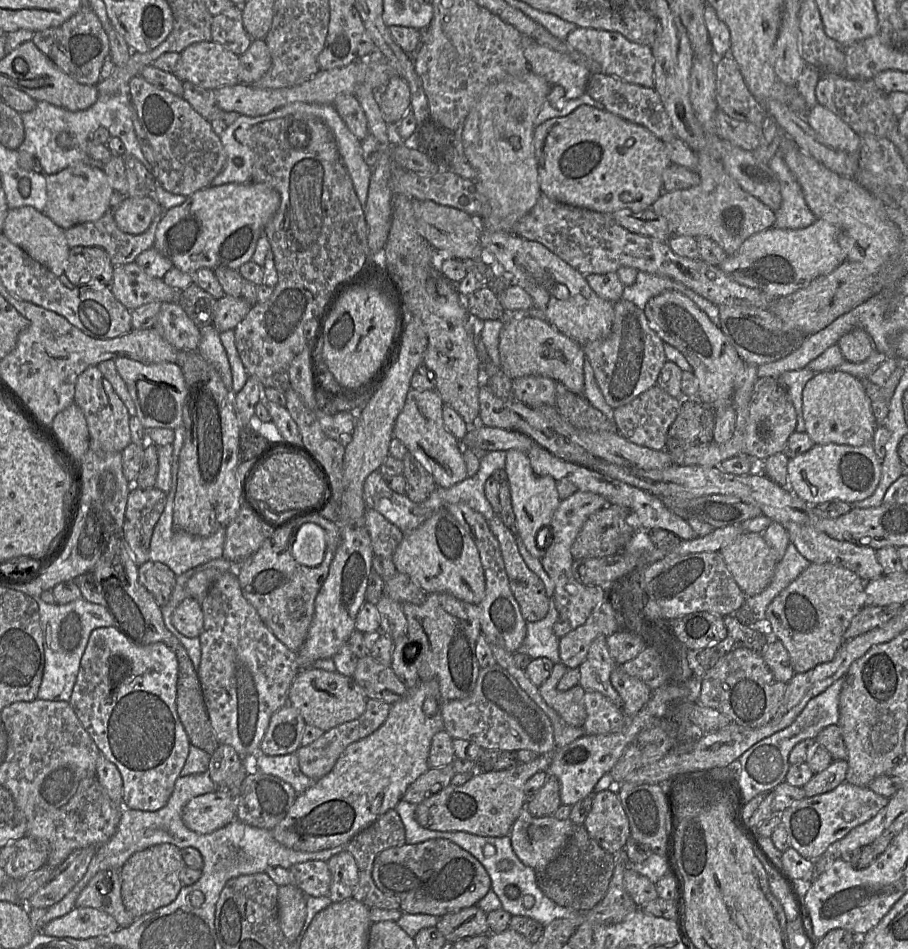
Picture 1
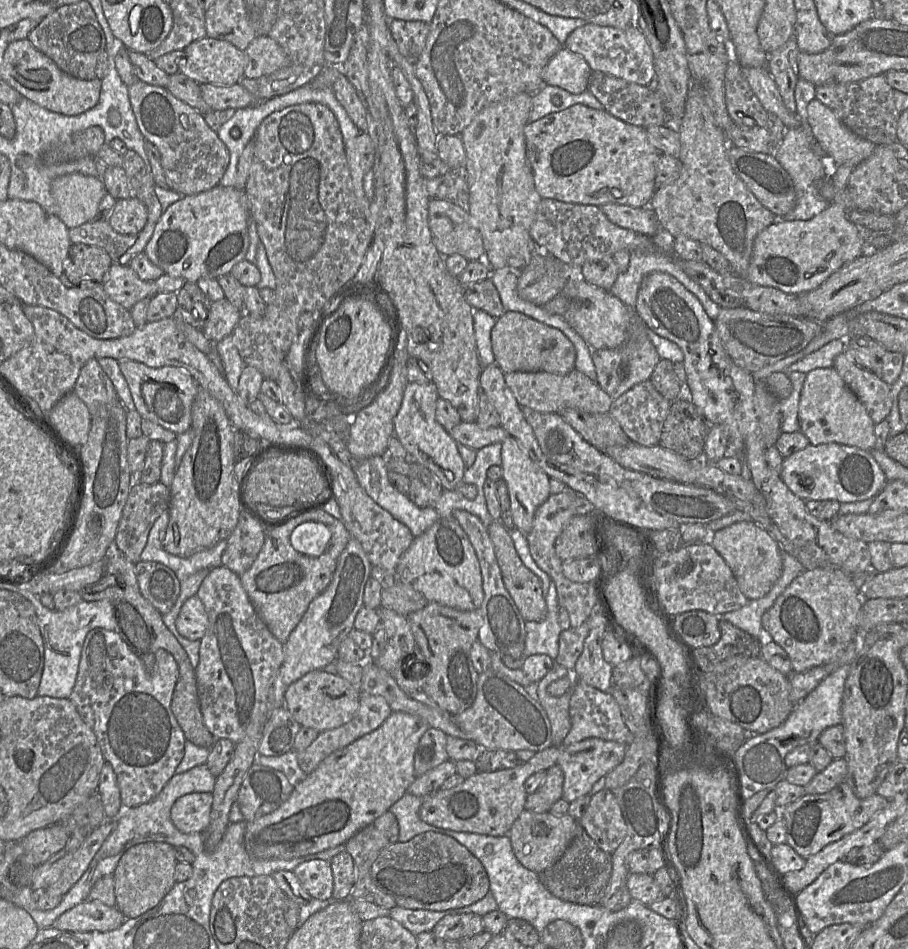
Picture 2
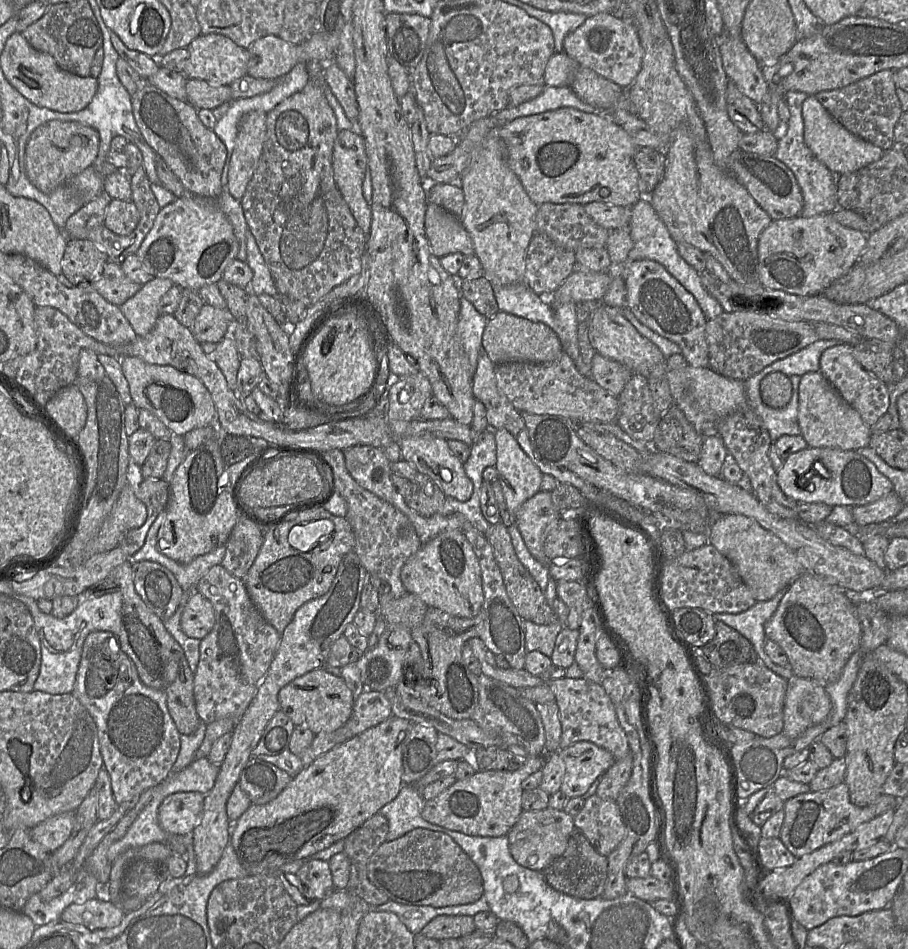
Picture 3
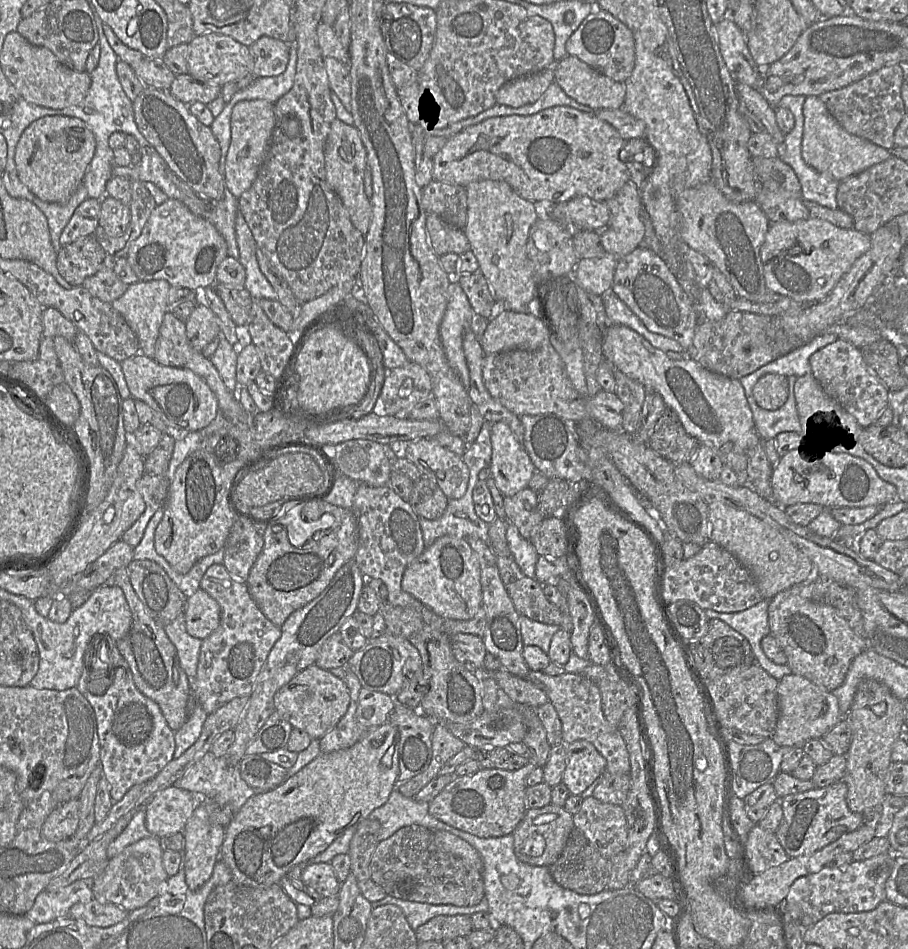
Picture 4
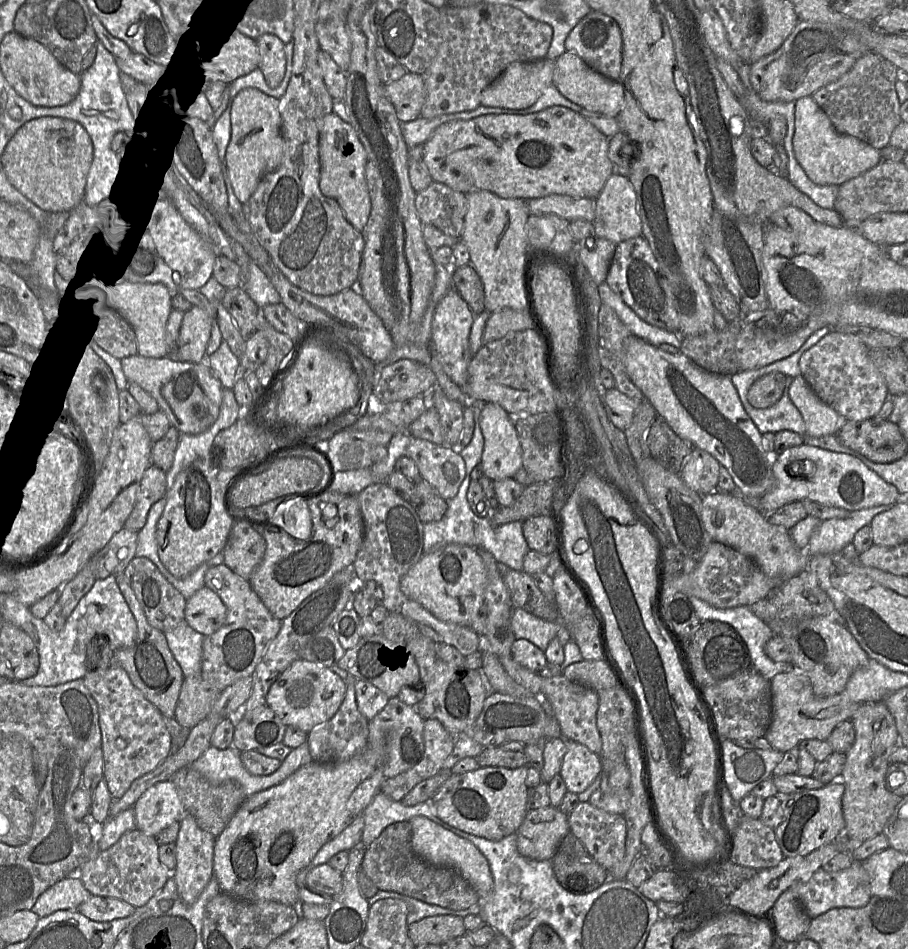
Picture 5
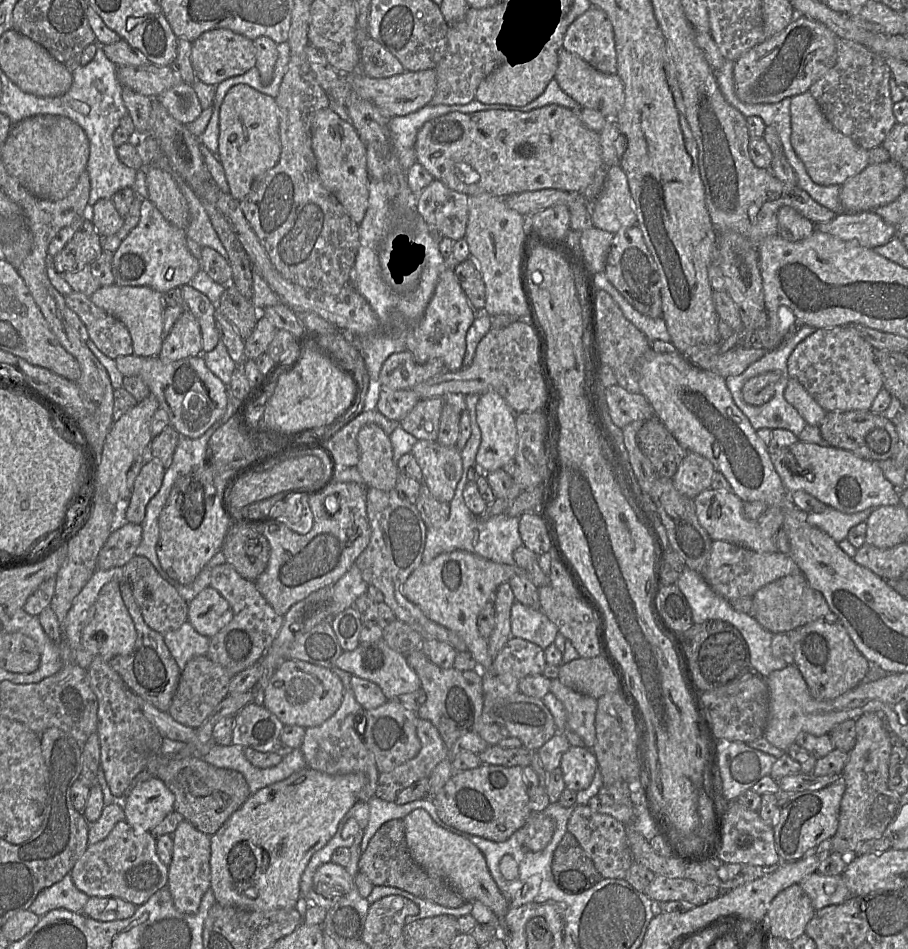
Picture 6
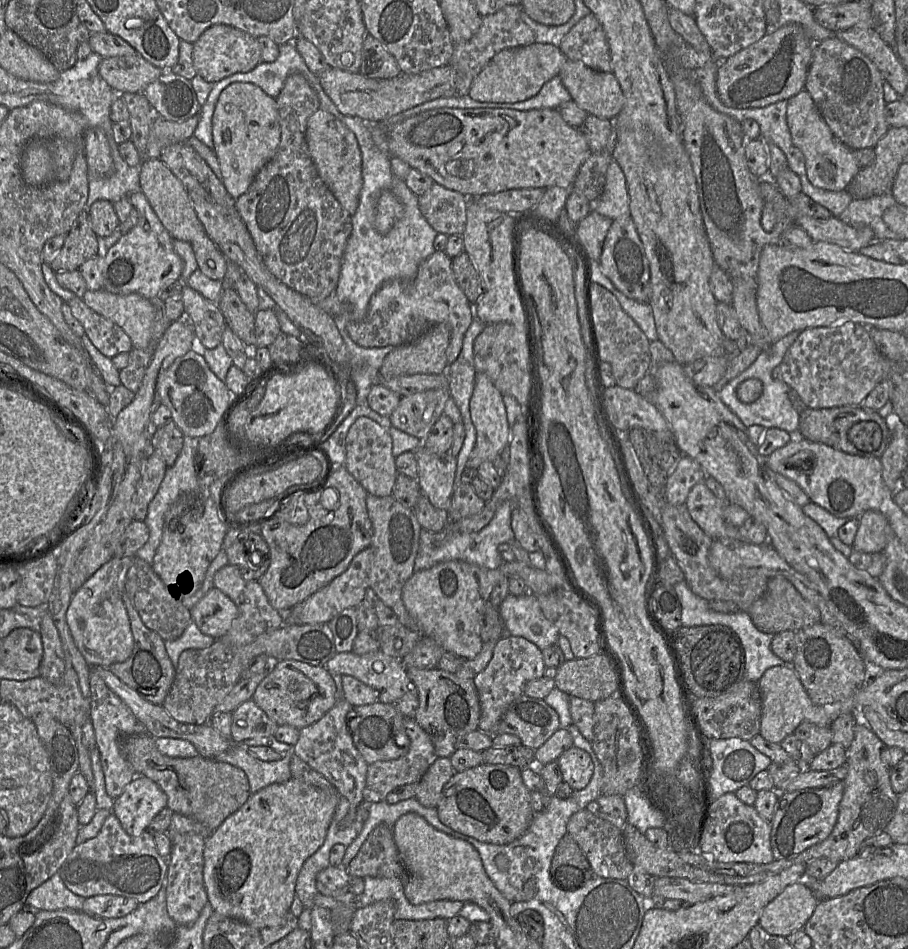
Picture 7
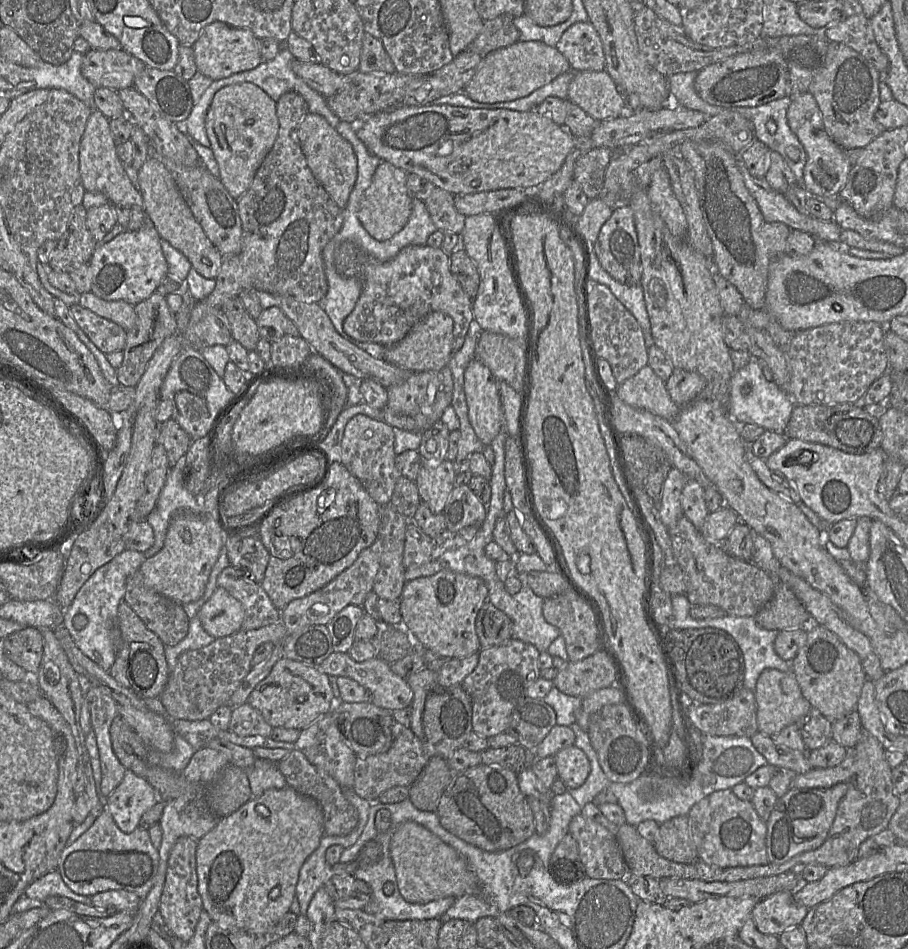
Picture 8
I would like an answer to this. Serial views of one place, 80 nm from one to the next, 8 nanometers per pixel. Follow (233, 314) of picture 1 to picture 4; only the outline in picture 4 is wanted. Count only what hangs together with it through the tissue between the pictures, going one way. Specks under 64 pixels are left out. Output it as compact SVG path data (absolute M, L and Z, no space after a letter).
M198 304L185 322L190 345L202 351L217 336L221 335L219 319L205 305Z

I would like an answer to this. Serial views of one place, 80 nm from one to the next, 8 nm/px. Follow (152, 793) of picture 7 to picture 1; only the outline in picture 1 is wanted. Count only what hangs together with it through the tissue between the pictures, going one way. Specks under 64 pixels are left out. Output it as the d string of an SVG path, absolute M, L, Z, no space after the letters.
M217 789L194 797L182 814L184 824L198 834L208 834L236 819L237 800L228 790Z

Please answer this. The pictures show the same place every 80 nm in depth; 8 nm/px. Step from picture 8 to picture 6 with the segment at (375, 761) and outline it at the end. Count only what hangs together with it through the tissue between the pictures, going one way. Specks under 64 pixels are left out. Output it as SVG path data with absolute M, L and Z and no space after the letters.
M417 719L416 732L421 749L416 757L397 766L391 772L379 773L375 796L395 802L399 792L423 778L428 778L441 761L449 757L437 728L427 720Z

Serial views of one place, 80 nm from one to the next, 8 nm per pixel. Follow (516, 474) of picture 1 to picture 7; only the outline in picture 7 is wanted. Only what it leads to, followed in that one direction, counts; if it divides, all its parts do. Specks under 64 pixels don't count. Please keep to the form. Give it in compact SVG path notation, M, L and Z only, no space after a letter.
M476 372L473 393L469 403L470 417L476 431L475 448L470 454L466 468L478 468L484 461L492 461L507 447L511 429L507 421L506 408L501 392L495 387L491 379Z

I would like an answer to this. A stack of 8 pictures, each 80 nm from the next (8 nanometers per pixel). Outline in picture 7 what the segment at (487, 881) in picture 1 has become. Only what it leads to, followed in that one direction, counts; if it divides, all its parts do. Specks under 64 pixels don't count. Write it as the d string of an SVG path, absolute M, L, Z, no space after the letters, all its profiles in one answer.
M380 824L369 834L346 868L351 877L399 878L404 886L407 872L398 854L393 828Z

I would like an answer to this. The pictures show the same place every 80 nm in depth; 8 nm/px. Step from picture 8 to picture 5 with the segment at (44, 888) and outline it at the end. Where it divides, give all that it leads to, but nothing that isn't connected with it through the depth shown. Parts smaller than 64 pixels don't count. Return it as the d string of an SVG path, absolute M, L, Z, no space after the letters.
M75 873L45 890L31 910L43 918L58 910L77 910L91 896L79 874Z

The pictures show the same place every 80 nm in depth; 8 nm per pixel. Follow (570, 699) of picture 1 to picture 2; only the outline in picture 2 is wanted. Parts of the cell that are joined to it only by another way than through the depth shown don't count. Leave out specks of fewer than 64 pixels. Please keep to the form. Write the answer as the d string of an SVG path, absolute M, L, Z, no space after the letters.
M555 664L553 668L536 684L536 698L544 708L551 724L552 746L561 746L571 729L569 703L571 689L560 697L551 696L547 687L554 681L566 677L569 670Z

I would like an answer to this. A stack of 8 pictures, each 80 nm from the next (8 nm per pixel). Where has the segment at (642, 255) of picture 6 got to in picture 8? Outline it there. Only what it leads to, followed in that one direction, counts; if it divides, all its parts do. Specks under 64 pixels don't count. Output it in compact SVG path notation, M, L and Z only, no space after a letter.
M623 203L614 208L610 218L600 229L593 251L602 267L618 282L625 285L641 285L642 264L634 212L630 205Z

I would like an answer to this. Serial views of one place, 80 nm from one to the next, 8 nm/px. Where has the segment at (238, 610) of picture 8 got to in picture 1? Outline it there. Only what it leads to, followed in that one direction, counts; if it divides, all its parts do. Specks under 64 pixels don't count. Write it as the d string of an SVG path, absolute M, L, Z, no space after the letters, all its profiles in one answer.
M192 597L184 599L172 614L172 624L187 638L199 637L204 627L201 603Z

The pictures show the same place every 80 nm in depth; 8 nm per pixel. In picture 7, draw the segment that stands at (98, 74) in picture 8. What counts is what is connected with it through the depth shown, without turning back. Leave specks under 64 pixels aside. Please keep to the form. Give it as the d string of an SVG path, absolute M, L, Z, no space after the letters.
M139 54L103 58L99 65L100 76L118 94L142 93L162 73Z

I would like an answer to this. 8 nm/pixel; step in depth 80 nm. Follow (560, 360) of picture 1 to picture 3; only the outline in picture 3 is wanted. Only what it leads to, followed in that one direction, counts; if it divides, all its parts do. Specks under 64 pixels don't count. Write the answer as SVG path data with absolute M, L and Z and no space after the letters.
M500 311L488 319L482 336L482 352L495 365L510 362L552 362L564 353L558 335L549 326Z

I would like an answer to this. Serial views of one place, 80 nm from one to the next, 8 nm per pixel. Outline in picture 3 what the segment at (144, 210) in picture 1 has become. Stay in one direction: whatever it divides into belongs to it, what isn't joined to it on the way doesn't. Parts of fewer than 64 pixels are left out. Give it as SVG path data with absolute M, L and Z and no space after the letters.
M111 199L103 225L117 235L126 236L135 230L139 220L140 213L132 200Z

